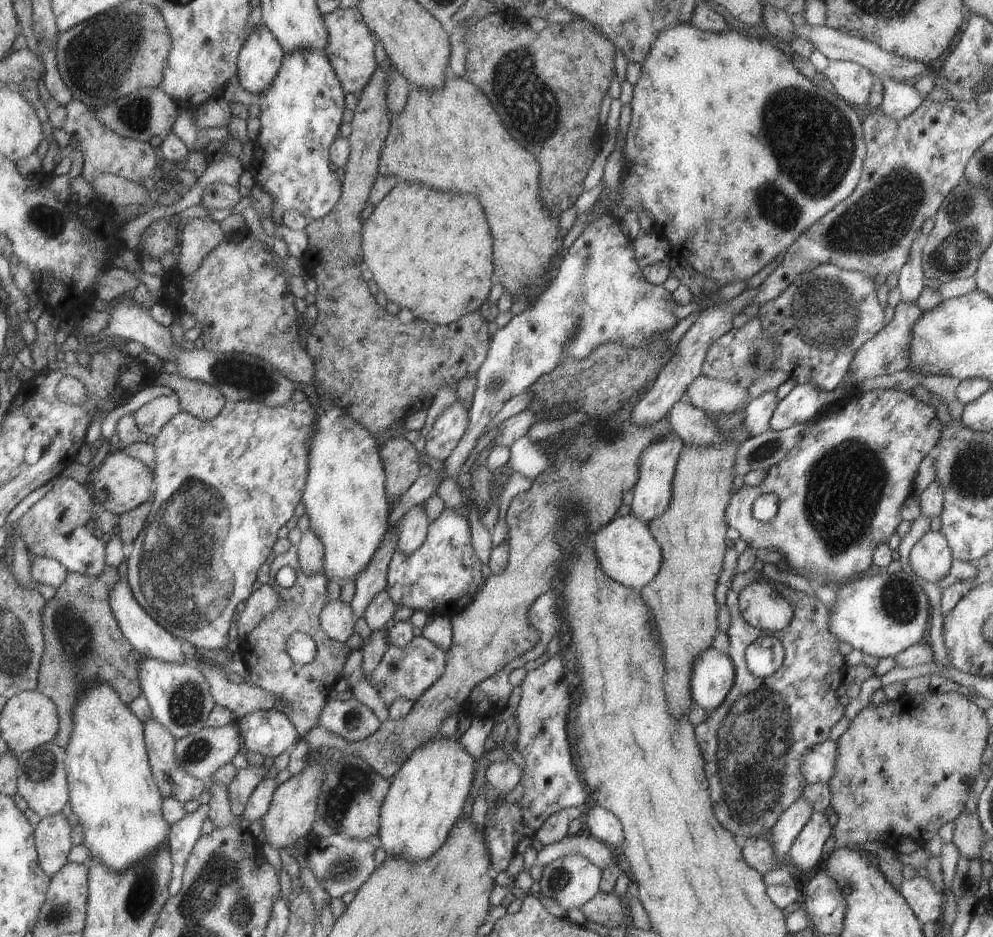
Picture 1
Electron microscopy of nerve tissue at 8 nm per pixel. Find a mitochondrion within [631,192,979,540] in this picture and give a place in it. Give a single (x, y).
(825, 309)

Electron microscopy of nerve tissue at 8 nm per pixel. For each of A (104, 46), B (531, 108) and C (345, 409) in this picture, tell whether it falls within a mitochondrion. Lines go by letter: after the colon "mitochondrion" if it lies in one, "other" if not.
A: mitochondrion
B: mitochondrion
C: other

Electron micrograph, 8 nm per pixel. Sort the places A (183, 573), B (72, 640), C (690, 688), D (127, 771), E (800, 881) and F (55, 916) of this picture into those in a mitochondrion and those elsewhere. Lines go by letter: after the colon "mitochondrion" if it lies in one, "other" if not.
A: mitochondrion
B: mitochondrion
C: other
D: other
E: other
F: mitochondrion

